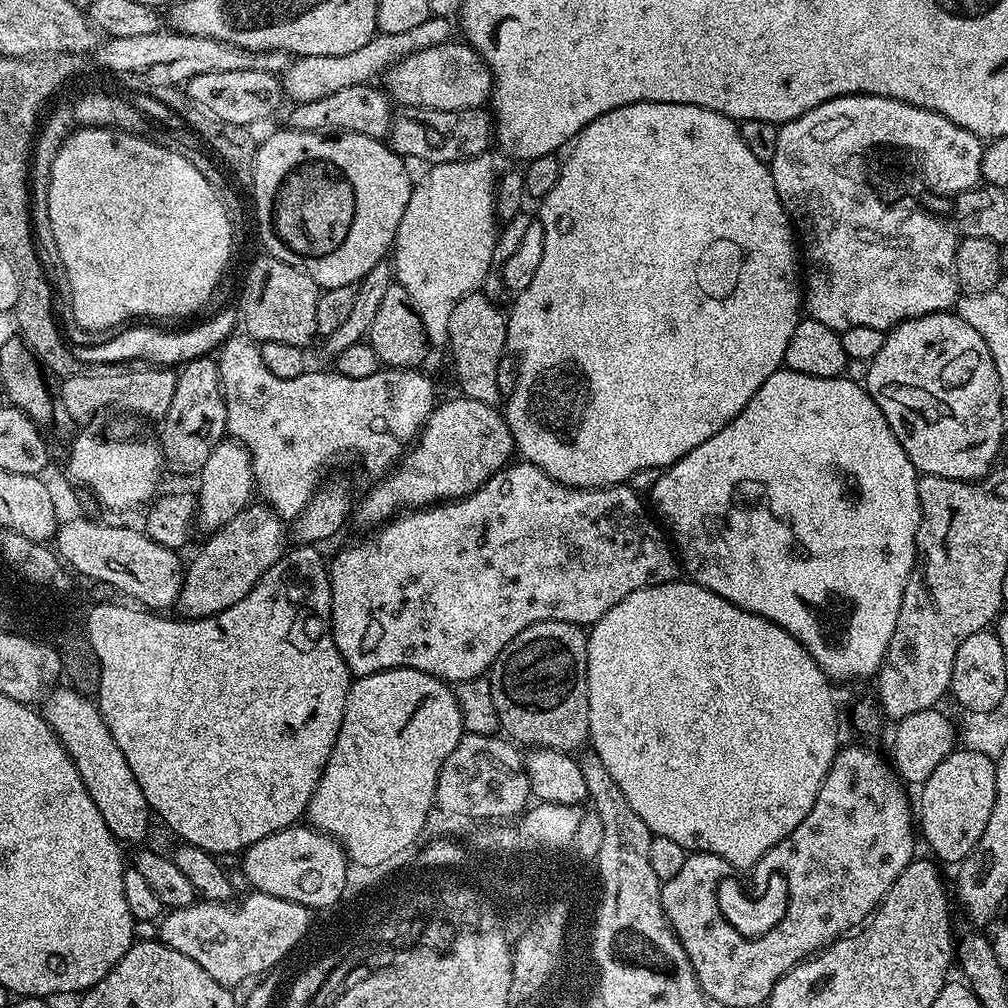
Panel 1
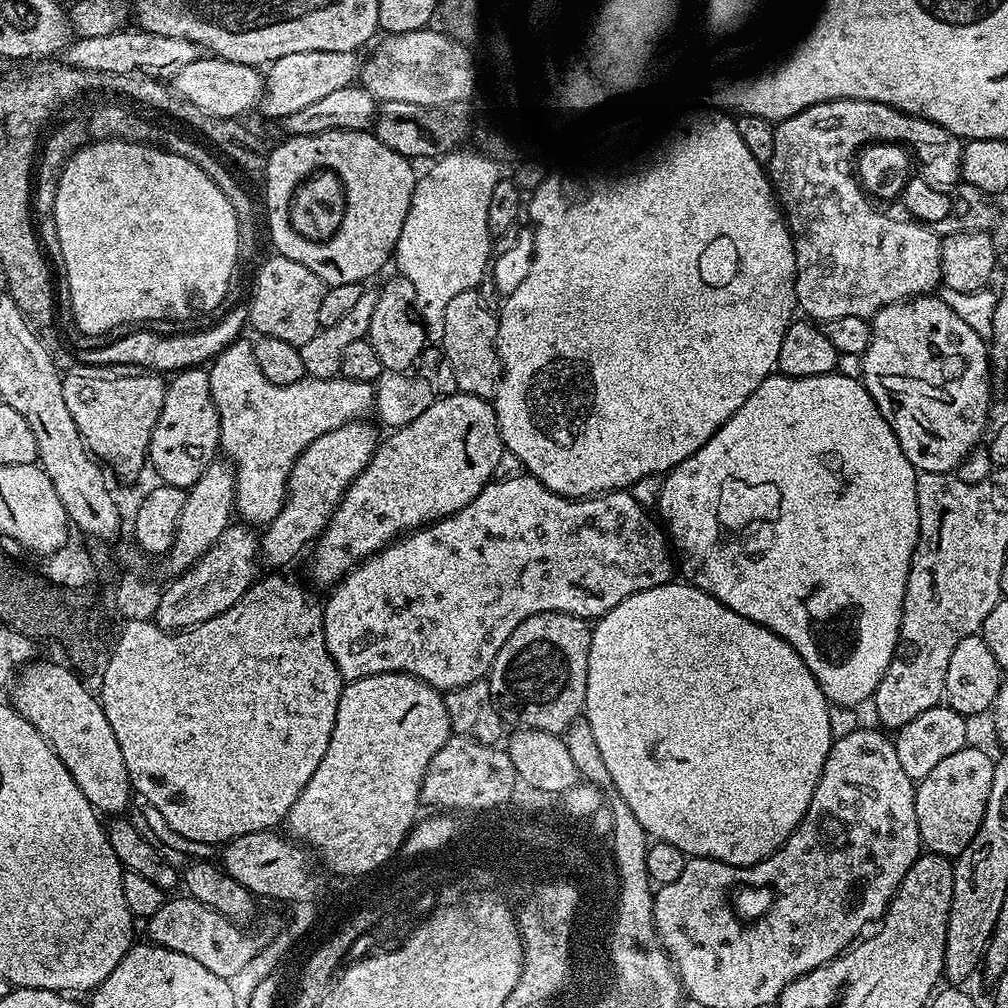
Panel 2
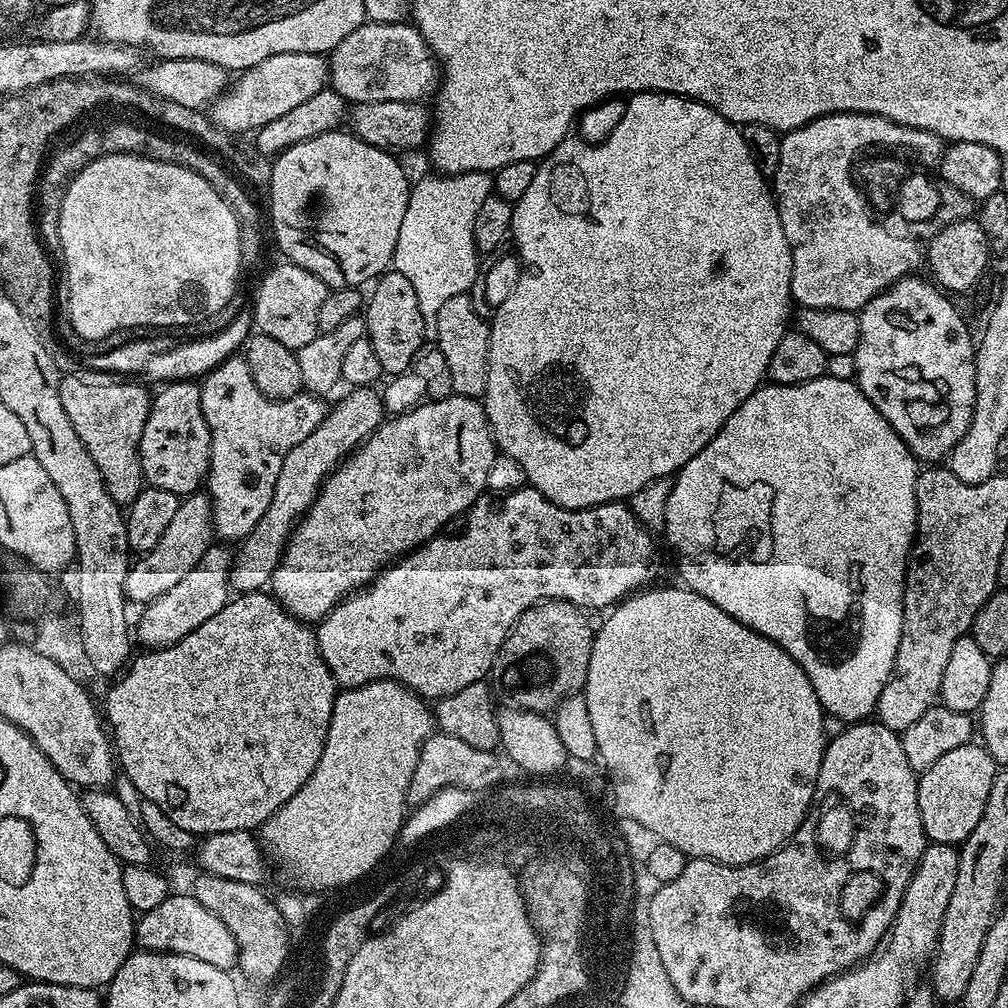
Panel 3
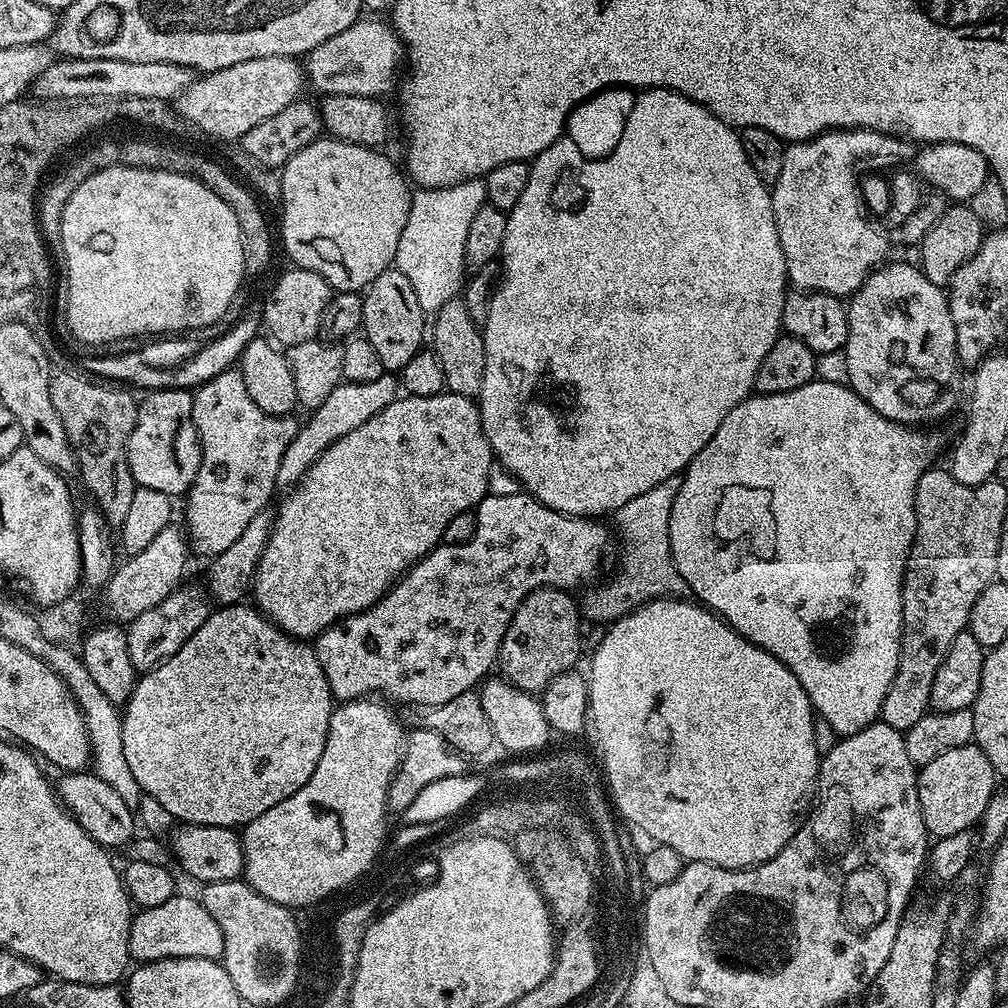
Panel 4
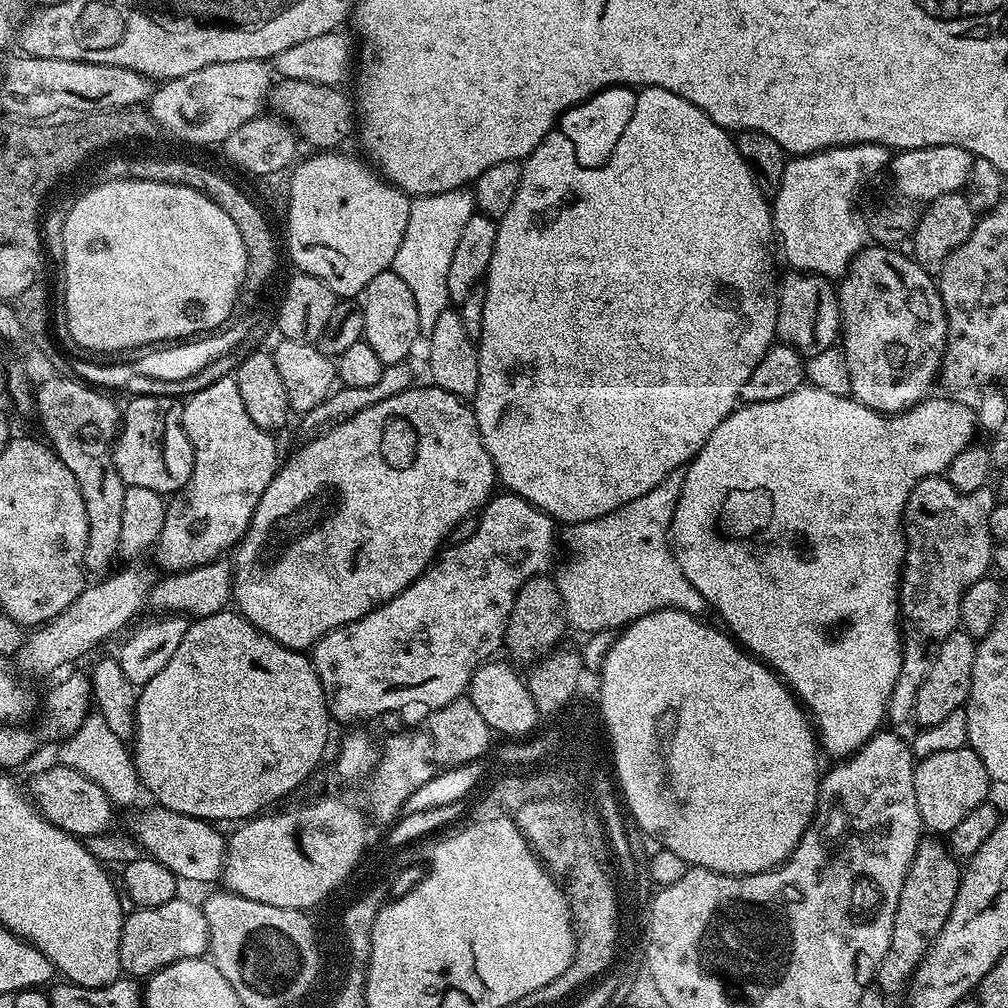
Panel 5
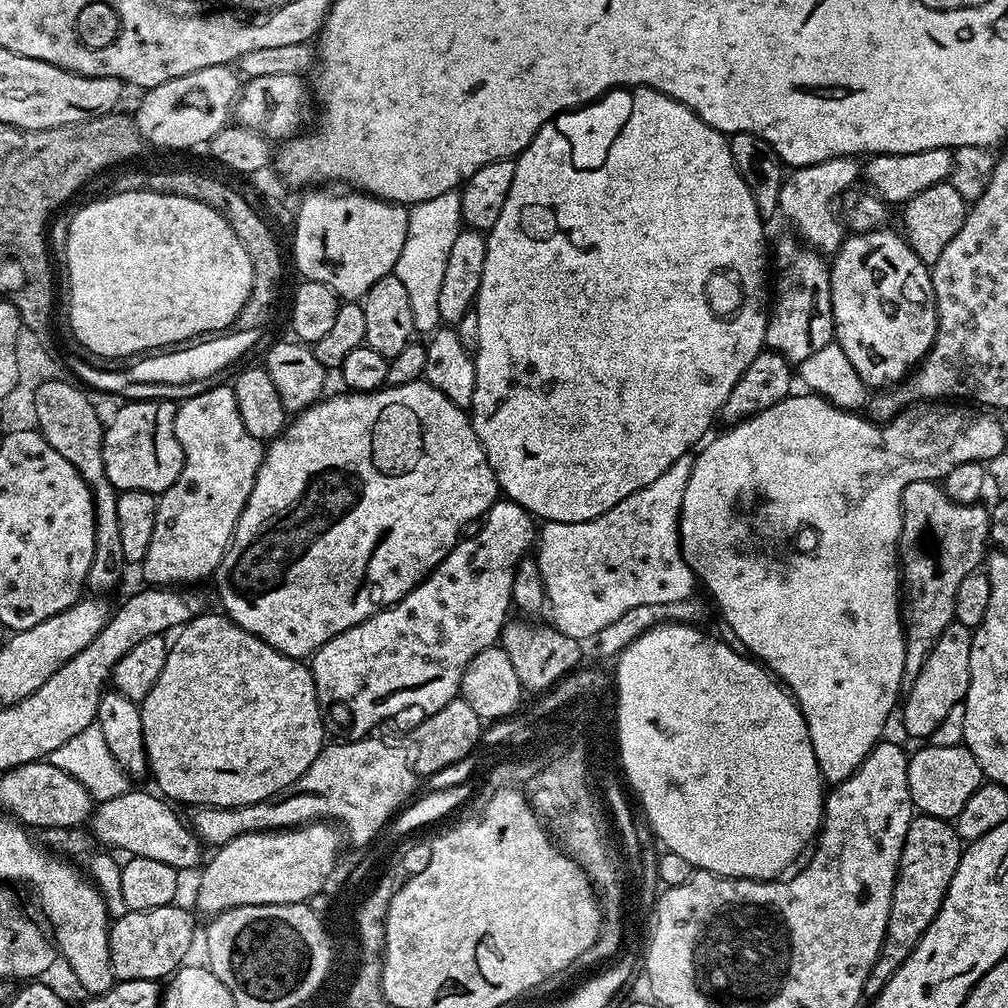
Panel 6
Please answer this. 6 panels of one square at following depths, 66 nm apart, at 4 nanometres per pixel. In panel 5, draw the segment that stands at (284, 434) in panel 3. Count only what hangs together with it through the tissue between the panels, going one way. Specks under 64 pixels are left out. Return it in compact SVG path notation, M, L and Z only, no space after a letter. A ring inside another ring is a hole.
M224 376L218 382L198 390L193 396L187 397L183 405L182 426L186 430L186 438L190 438L194 466L186 486L167 501L166 522L162 522L162 534L158 545L160 564L168 568L164 570L197 568L200 564L221 559L227 548L235 549L244 539L254 510L262 494L266 494L266 486L270 486L270 482L276 477L278 467L277 437L259 428L254 418L246 414L242 394L232 376Z

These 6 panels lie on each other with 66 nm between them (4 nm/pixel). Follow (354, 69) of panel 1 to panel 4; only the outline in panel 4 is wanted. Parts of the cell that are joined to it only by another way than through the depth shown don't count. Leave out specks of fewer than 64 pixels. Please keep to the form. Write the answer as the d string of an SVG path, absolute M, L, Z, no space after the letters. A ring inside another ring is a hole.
M290 56L250 58L250 62L238 62L217 72L203 73L174 101L174 107L183 123L185 120L193 124L198 131L216 140L238 142L246 130L254 130L258 122L266 122L266 118L301 99L303 88L306 88L306 77L299 59Z

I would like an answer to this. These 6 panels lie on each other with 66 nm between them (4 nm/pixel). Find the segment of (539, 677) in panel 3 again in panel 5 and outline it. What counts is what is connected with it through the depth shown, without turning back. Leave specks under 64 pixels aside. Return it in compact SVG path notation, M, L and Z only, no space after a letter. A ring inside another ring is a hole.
M547 575L535 576L520 587L514 598L514 606L508 615L508 625L504 631L503 647L513 656L513 661L521 660L524 666L531 665L537 658L553 651L561 643L566 629L564 604L560 601L560 591L555 579Z

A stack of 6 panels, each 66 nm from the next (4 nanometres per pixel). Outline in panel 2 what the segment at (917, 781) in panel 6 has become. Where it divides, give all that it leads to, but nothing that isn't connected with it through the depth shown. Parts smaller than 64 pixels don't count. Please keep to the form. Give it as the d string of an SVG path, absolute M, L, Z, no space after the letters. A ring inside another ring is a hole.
M966 746L938 762L926 778L916 784L916 817L923 847L937 856L955 858L974 838L986 814L986 798L994 782L994 760L980 748Z

